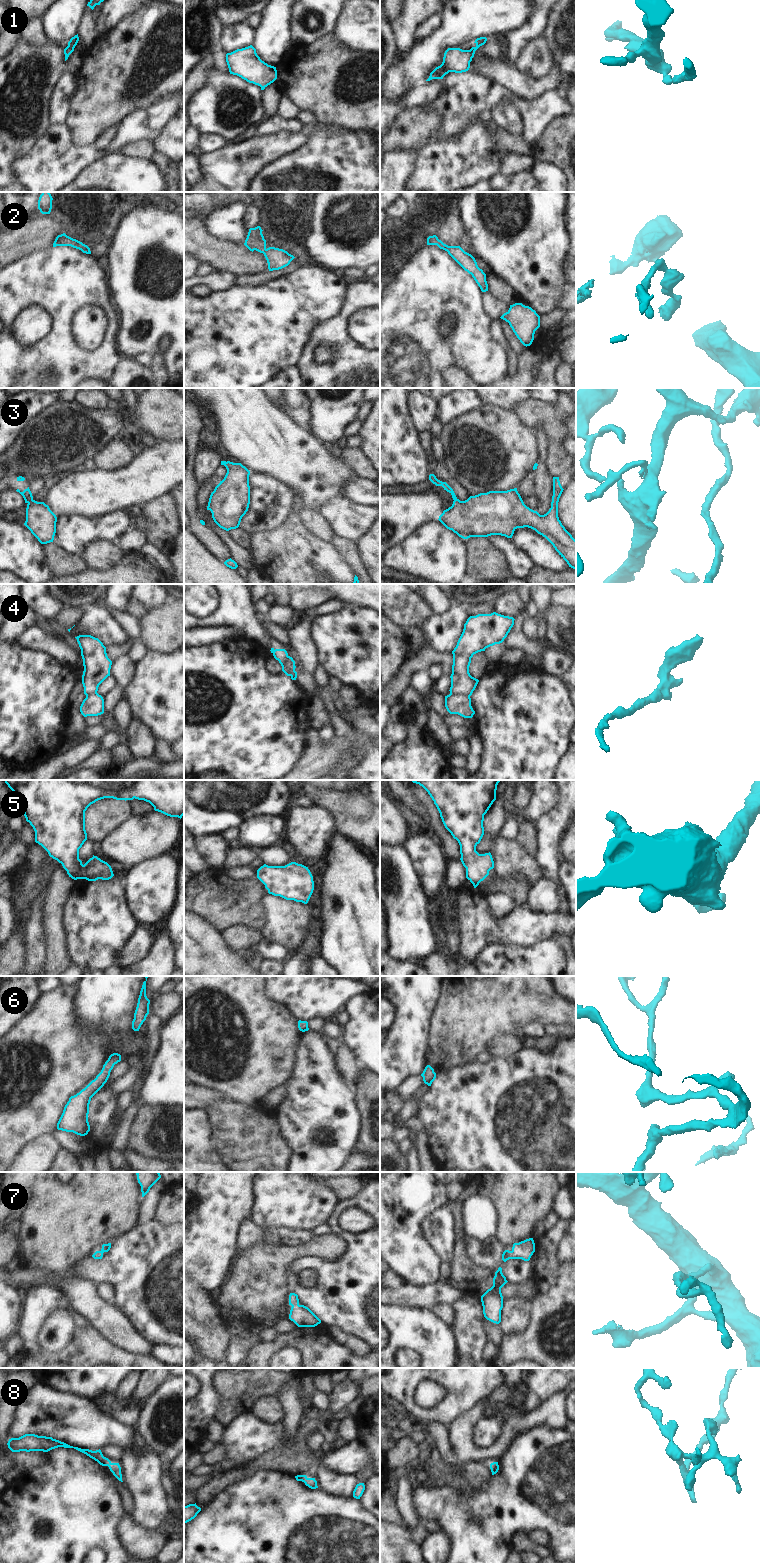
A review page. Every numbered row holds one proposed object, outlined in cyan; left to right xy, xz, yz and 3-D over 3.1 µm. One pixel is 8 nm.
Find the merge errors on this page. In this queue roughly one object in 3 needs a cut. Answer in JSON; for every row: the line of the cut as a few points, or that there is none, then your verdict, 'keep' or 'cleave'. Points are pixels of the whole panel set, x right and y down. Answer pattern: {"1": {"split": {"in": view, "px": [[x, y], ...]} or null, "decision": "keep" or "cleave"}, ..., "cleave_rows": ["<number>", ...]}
{"1": {"split": null, "decision": "keep"}, "2": {"split": null, "decision": "keep"}, "3": {"split": null, "decision": "keep"}, "4": {"split": {"in": "yz", "px": [[469, 695], [451, 694], [445, 698]]}, "decision": "cleave"}, "5": {"split": null, "decision": "keep"}, "6": {"split": null, "decision": "keep"}, "7": {"split": null, "decision": "keep"}, "8": {"split": null, "decision": "keep"}, "cleave_rows": ["4"]}

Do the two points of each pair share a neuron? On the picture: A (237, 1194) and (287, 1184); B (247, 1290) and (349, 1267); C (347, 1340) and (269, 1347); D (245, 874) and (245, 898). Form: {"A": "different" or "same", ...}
{"A": "different", "B": "different", "C": "different", "D": "different"}

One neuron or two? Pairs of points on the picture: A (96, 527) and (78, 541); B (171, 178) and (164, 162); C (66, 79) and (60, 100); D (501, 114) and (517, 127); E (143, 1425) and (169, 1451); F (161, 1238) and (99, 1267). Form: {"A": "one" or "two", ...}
{"A": "one", "B": "one", "C": "one", "D": "one", "E": "one", "F": "one"}

